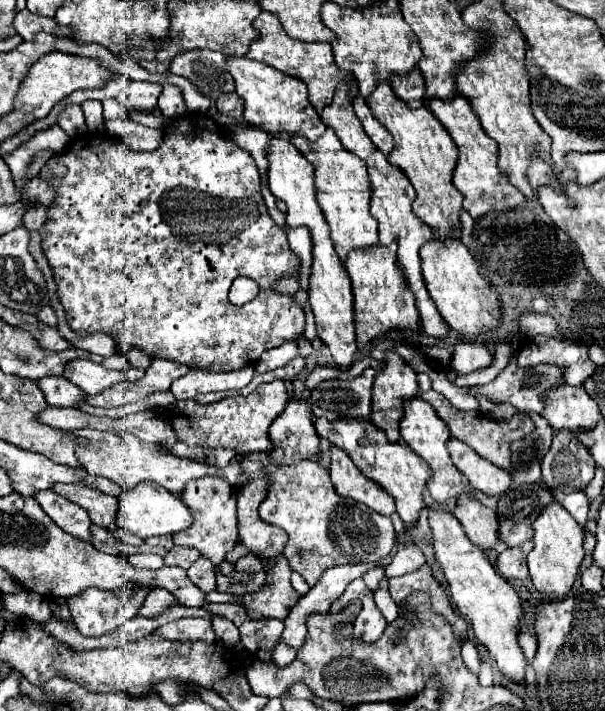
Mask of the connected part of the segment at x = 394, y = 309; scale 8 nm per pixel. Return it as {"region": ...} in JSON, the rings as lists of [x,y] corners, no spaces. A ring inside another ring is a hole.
{"region":[[[398,242],[390,246],[368,246],[360,250],[350,250],[346,258],[346,270],[352,278],[352,292],[354,292],[354,324],[356,324],[356,340],[370,342],[374,336],[384,334],[388,330],[404,328],[416,330],[418,328],[418,308],[416,298],[396,264],[396,250]]]}

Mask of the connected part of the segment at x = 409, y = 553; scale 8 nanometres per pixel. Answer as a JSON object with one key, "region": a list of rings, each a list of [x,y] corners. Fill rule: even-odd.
{"region":[[[396,542],[396,556],[392,564],[386,568],[386,576],[402,576],[406,572],[414,572],[414,568],[420,568],[424,564],[422,550],[412,542]]]}

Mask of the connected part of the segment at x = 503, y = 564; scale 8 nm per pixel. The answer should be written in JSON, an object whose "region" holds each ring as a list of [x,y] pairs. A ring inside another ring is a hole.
{"region":[[[526,542],[522,546],[514,546],[514,548],[504,548],[498,554],[496,566],[500,570],[500,574],[506,580],[526,580],[528,578],[528,566],[526,566],[526,554],[530,550],[532,542]]]}

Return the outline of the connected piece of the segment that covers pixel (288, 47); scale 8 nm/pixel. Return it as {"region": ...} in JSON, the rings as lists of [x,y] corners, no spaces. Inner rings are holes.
{"region":[[[264,10],[254,20],[254,28],[258,30],[258,38],[250,44],[250,50],[248,50],[246,56],[252,58],[252,60],[258,60],[258,62],[268,62],[268,66],[274,66],[284,74],[300,78],[308,86],[308,98],[320,114],[332,102],[338,82],[350,78],[350,74],[346,74],[346,70],[340,70],[336,66],[330,42],[310,42],[308,44],[308,42],[294,40],[282,28],[282,24],[278,20],[278,14],[264,12]]]}

